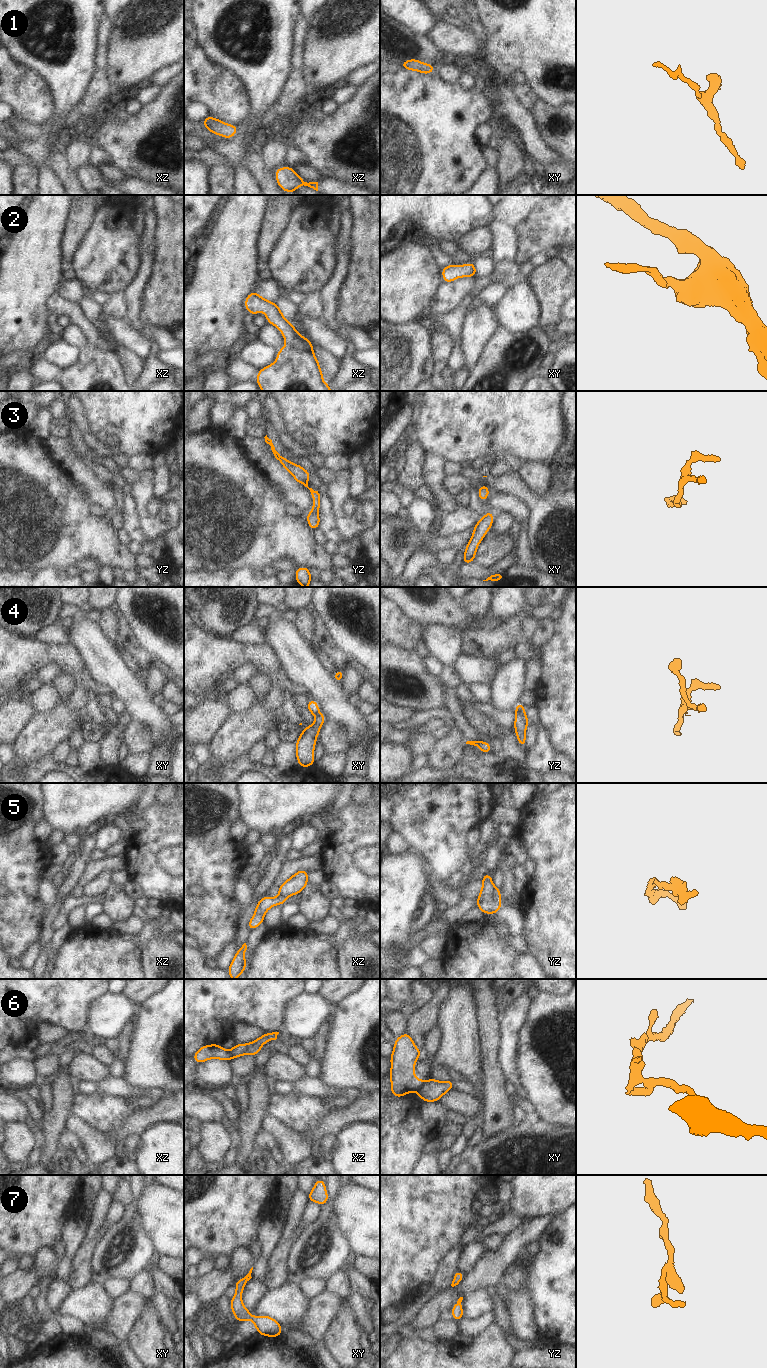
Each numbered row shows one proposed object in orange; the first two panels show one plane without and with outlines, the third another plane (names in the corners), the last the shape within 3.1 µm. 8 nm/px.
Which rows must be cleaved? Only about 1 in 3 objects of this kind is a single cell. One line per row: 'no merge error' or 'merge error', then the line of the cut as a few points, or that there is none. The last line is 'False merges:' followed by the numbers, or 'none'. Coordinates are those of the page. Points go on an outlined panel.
1: no merge error; cut none
2: no merge error; cut none
3: no merge error; cut none
4: merge error; cut yz (523, 709), (515, 713)
5: merge error; cut yz (494, 888), (493, 896), (499, 901)
6: merge error; cut xy (425, 1081), (417, 1090)
7: no merge error; cut none
False merges: 4, 5, 6

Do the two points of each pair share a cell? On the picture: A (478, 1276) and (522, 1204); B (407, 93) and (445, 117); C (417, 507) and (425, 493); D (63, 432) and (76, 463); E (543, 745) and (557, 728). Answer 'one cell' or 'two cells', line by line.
A: two cells
B: one cell
C: two cells
D: two cells
E: two cells

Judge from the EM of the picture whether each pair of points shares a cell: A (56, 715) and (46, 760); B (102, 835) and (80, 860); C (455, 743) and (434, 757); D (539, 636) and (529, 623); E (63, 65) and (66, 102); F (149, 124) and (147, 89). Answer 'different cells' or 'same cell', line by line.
A: different cells
B: different cells
C: same cell
D: different cells
E: same cell
F: different cells

